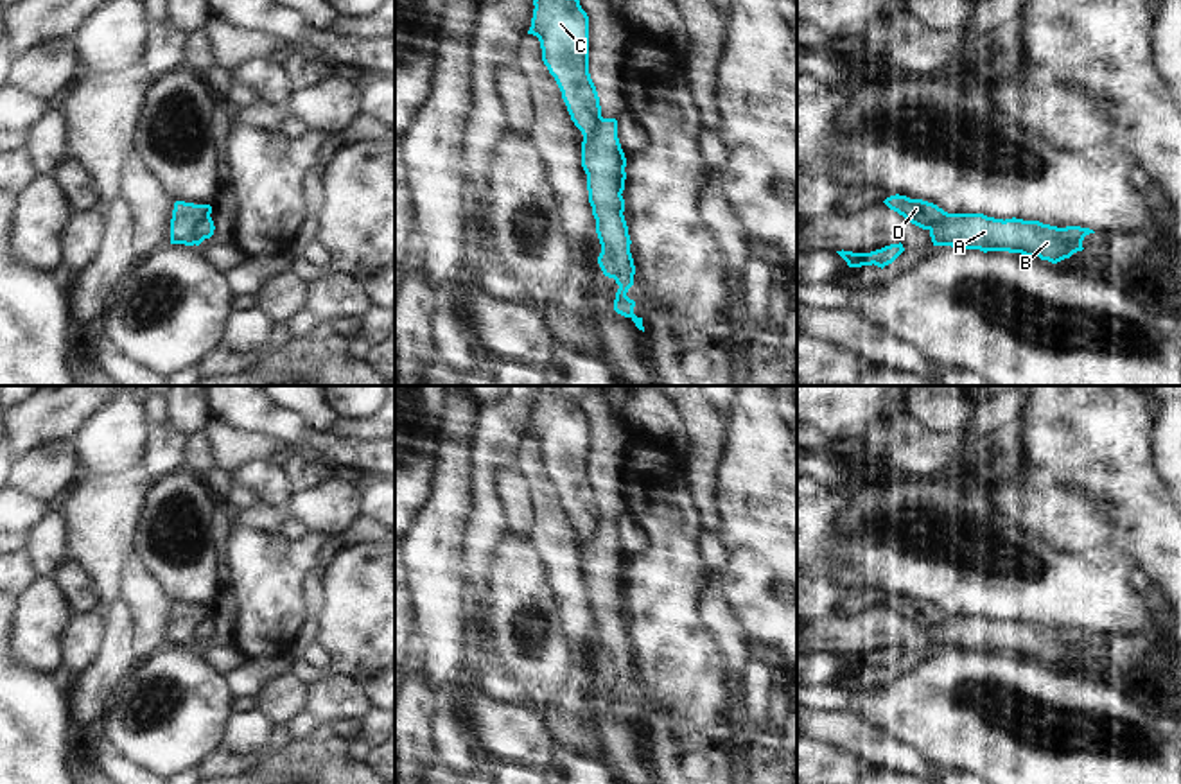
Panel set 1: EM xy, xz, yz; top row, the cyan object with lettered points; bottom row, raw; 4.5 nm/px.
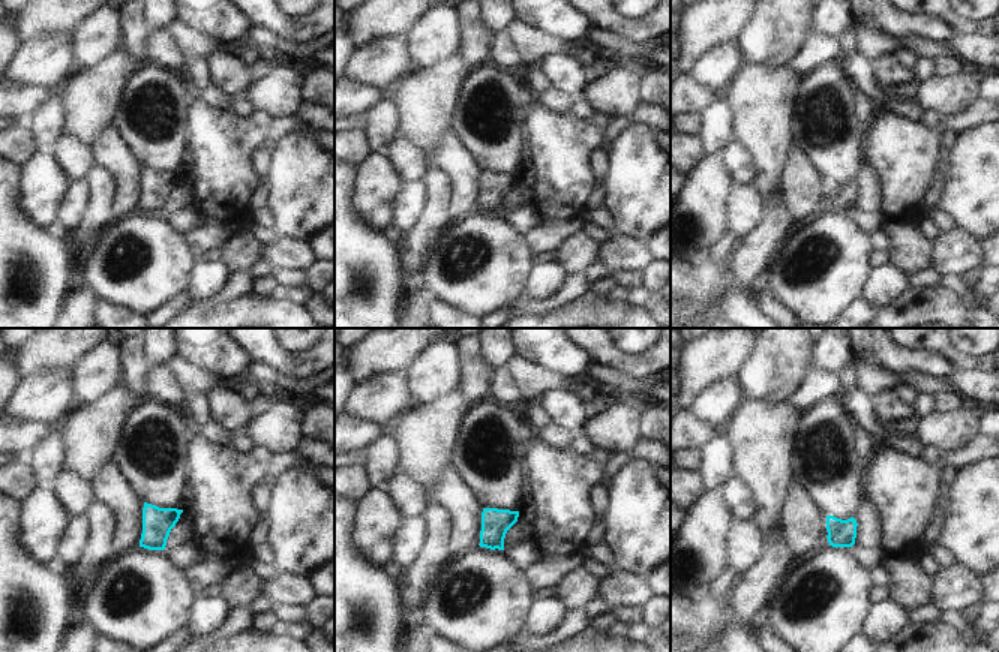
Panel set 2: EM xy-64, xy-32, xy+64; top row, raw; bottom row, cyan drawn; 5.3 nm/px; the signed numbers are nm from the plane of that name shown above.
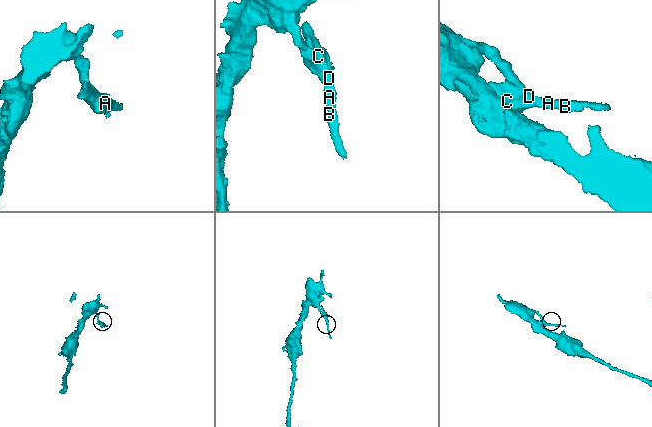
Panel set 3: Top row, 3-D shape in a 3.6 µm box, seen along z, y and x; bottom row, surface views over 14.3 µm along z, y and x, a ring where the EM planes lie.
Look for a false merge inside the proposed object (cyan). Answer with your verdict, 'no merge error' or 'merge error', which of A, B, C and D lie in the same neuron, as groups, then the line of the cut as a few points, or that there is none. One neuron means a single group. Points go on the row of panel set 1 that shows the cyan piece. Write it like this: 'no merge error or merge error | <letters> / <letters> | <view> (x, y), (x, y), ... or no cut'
merge error | A B / C D | xy (209, 216), (194, 232), (192, 243)

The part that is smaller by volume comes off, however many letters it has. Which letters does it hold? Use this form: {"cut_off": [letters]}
{"cut_off": ["A", "B"]}

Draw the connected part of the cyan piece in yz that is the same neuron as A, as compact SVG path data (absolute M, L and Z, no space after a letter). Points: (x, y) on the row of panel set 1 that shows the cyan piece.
M949 213L946 221L930 230L933 246L1021 253L1052 264L1082 251L1082 240L1089 233L1095 231L1080 226L1057 228L1016 217L1003 221L984 213Z

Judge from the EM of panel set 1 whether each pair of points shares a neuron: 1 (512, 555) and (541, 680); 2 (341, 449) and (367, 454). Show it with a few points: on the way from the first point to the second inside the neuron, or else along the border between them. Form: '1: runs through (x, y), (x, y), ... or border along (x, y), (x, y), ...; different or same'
1: runs through (512, 585), (512, 610), (507, 625), (514, 650); same
2: runs through (347, 451), (361, 454); same

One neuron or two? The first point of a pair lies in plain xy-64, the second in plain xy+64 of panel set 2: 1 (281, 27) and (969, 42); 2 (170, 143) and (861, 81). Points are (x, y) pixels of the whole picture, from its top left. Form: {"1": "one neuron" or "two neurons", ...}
{"1": "two neurons", "2": "two neurons"}

